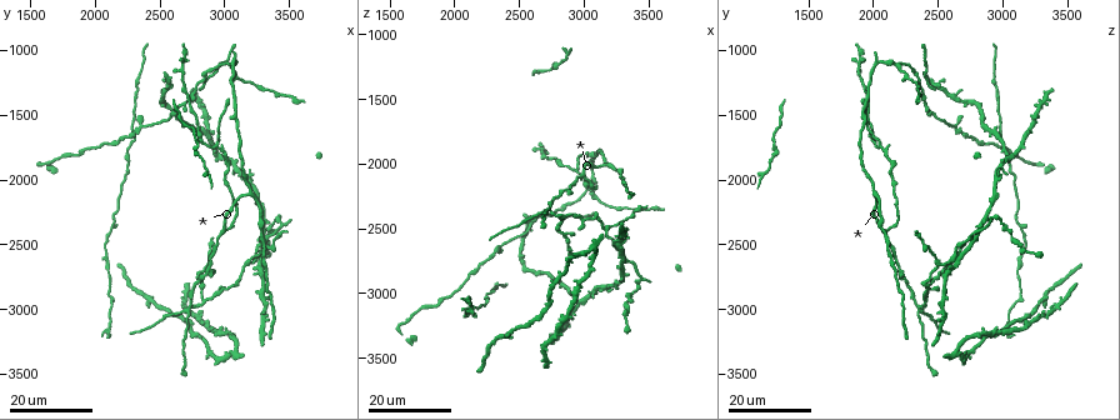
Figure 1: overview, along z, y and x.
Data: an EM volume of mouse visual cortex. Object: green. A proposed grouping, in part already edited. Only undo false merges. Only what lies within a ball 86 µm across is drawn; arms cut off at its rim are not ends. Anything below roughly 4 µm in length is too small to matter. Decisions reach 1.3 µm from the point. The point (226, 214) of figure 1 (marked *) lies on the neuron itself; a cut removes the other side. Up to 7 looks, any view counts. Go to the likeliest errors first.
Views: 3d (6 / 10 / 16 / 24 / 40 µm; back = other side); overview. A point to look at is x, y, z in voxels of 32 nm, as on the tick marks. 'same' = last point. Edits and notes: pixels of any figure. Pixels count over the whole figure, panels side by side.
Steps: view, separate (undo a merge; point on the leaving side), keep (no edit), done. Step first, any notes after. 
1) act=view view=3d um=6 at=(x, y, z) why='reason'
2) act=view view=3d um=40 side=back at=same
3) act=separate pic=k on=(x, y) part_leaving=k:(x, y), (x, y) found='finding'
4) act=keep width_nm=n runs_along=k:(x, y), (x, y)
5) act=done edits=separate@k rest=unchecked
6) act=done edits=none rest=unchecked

act=view view=3d um=24 at=(2840, 1220, 2380) why='thin arm on a thick one'

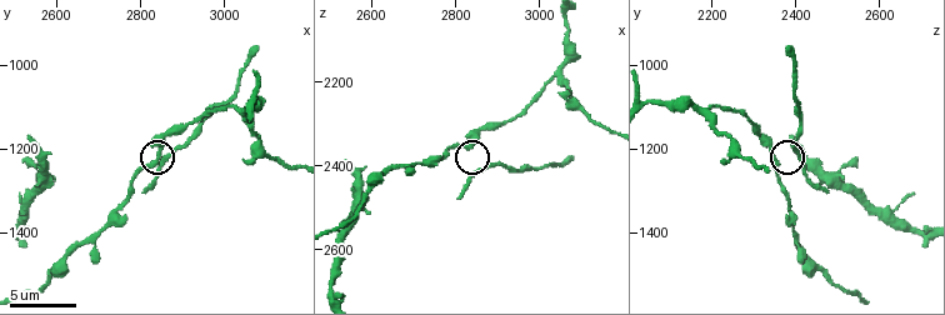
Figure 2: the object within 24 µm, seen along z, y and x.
act=view view=3d um=6 at=(2835, 1230, 2350)

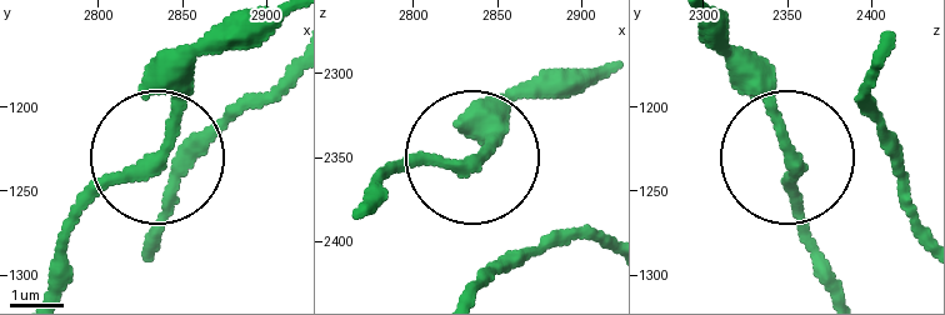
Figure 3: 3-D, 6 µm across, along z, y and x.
act=keep arms=3 runs_along=3:(701, 23), (790, 153), (894, 135) found='continuous, no second neuron'

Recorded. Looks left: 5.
act=view view=3d um=24 at=(3180, 2660, 2500) why='arms part here'

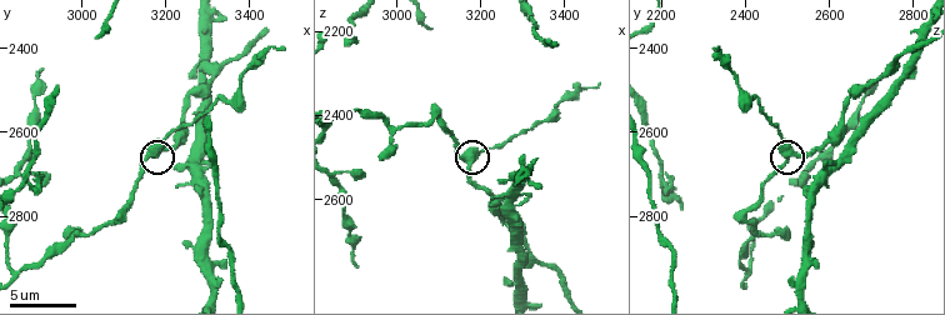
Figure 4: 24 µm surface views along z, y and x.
act=view view=3d um=6 at=(3170, 2645, 2520)

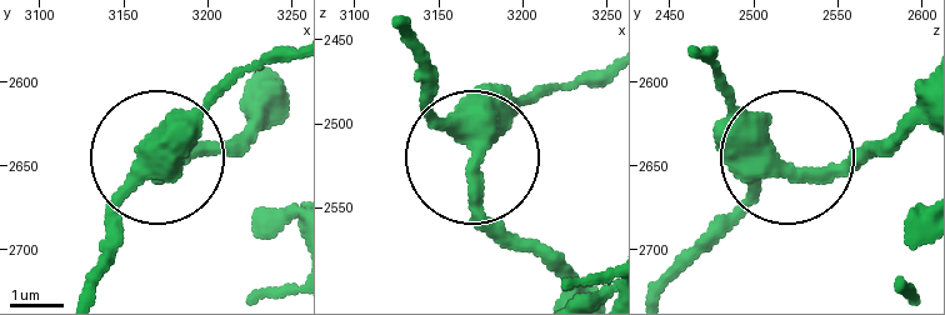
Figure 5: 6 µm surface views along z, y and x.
act=keep arms=3 runs_along=5:(396, 28), (423, 90), (476, 148), (548, 94) found='all the same neuron'

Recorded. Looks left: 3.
act=view view=3d um=24 at=(2080, 2580, 3140) why='two arms in line, one across'

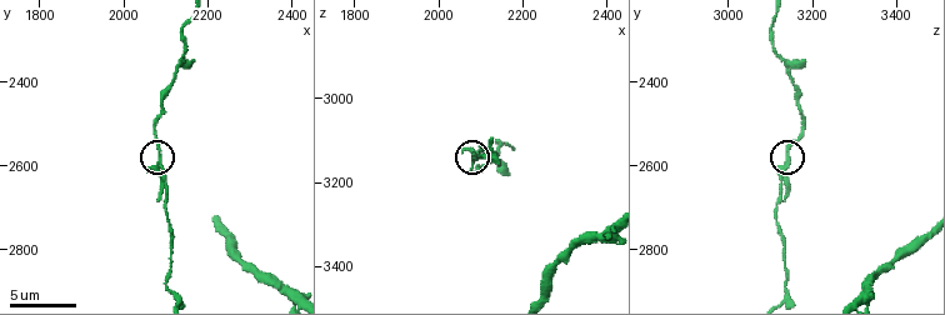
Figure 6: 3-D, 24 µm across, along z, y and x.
act=view view=3d um=6 at=(2085, 2580, 3145) why='closer look'

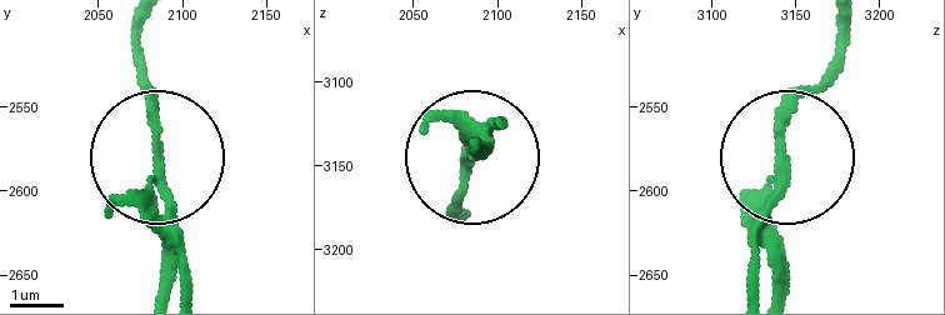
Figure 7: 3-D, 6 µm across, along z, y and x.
act=keep width_nm=160 runs_along=7:(143, 26), (165, 281) found='one neuron here'

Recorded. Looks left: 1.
act=view view=3d um=16 at=(3285, 2465, 2780) why='side arm on a straight run'

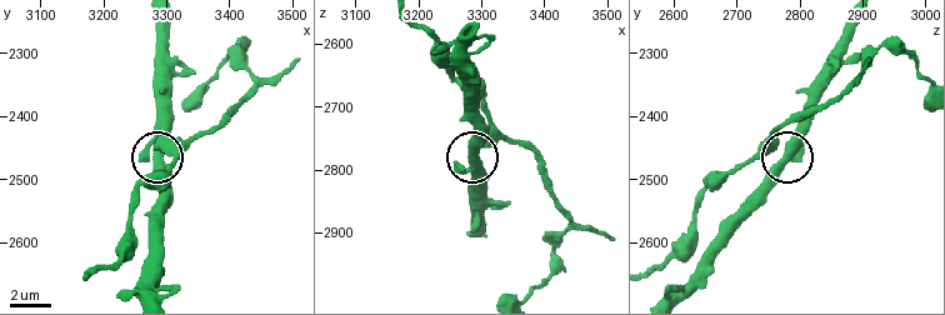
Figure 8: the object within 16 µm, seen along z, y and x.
act=keep arms=3 runs_along=8:(86, 276), (174, 161), (155, 111) found='continuous, no second neuron'

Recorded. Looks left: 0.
act=done edits=none rest=unchecked

